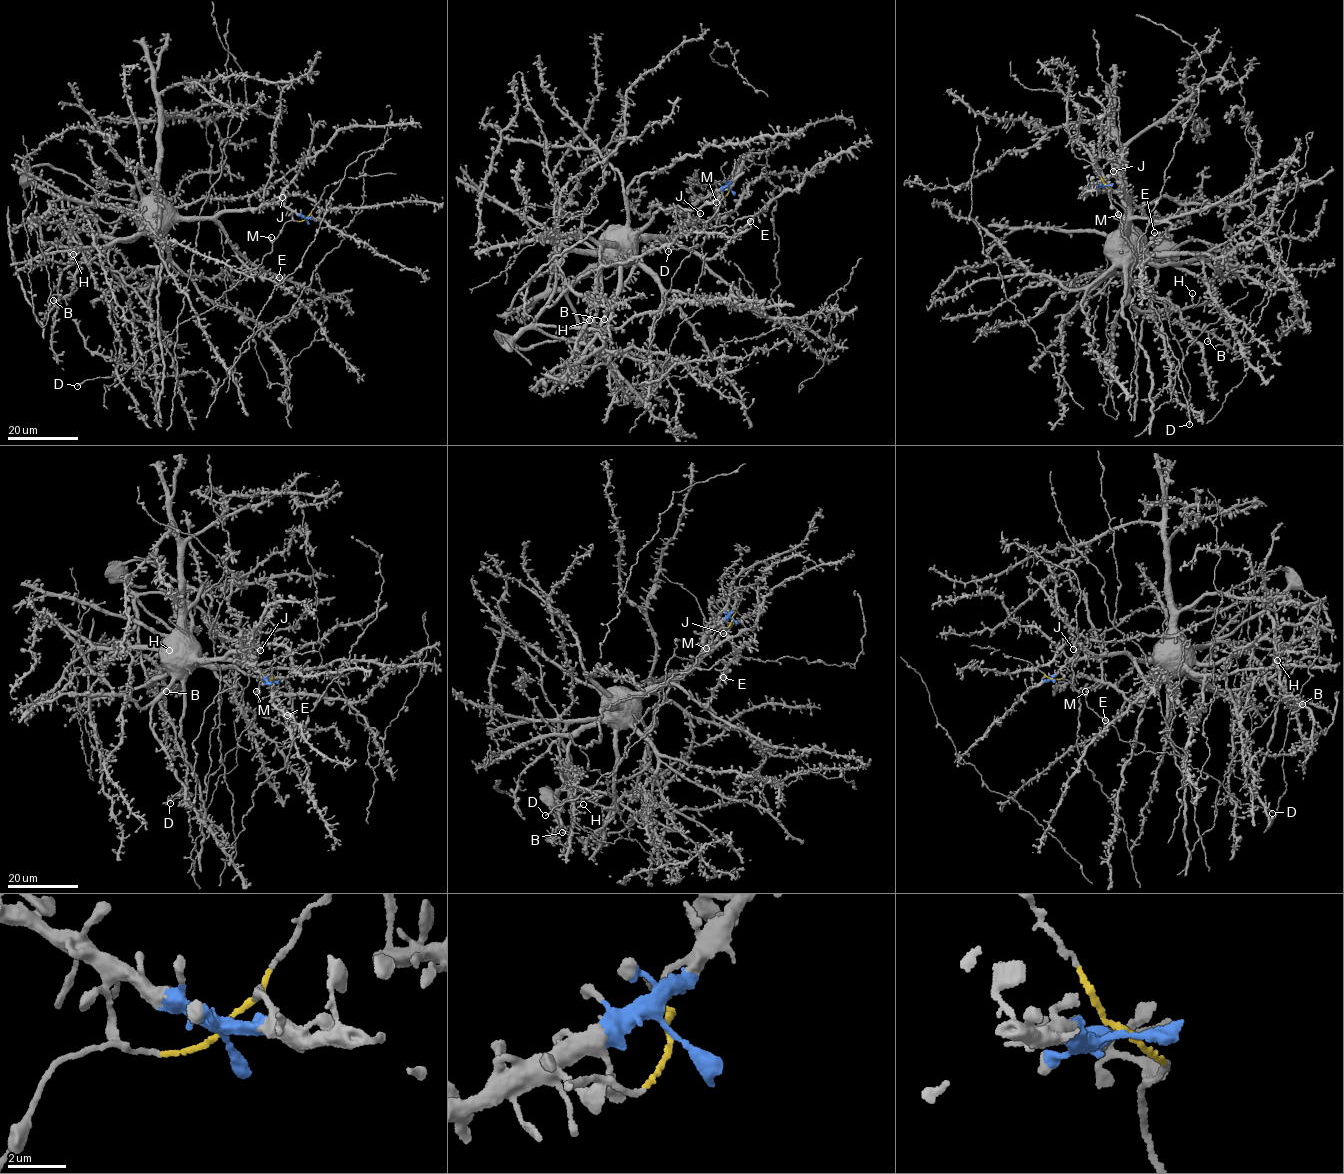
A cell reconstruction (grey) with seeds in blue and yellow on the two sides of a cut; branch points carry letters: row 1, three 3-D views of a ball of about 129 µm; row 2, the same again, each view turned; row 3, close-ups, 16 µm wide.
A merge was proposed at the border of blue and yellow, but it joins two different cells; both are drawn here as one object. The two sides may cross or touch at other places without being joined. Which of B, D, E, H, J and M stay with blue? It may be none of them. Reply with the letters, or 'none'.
B, E, H, J

